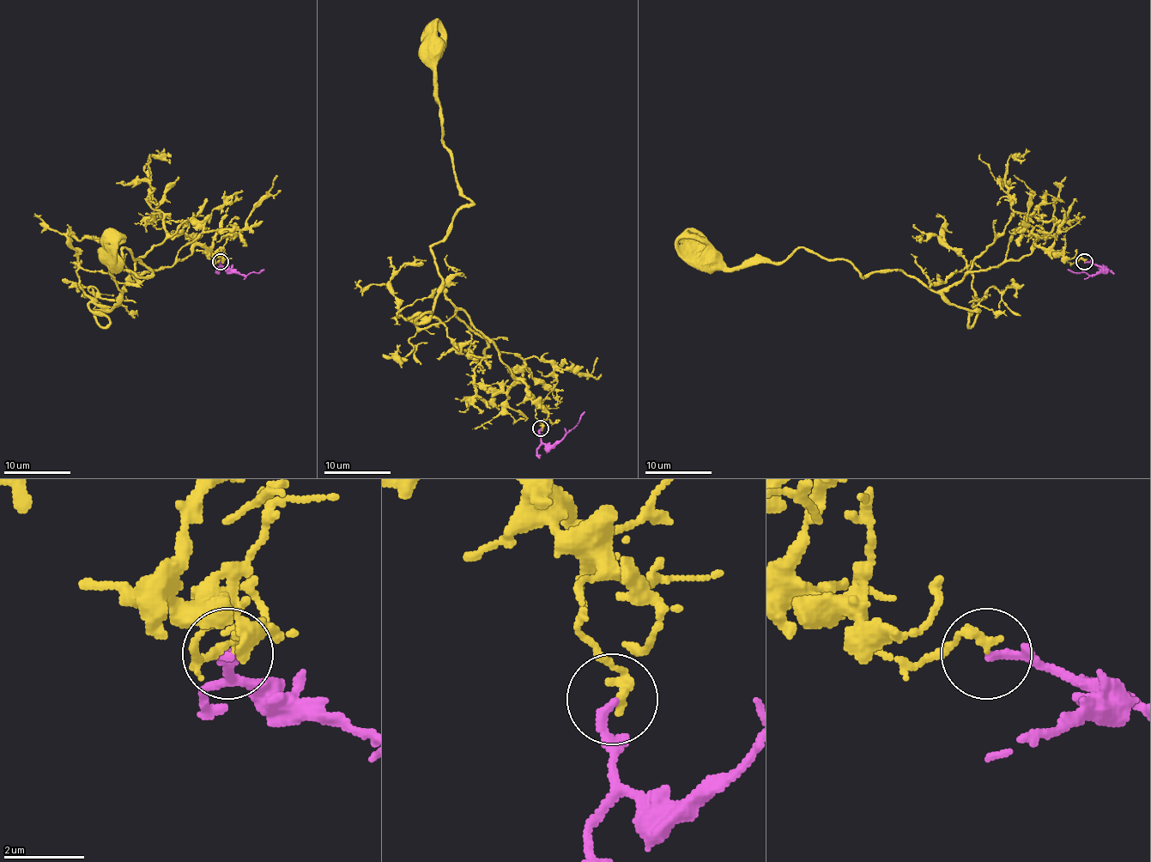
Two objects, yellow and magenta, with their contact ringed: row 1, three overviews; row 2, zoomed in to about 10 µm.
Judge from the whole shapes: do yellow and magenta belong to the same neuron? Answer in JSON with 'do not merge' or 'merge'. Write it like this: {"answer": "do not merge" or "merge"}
{"answer": "do not merge"}

